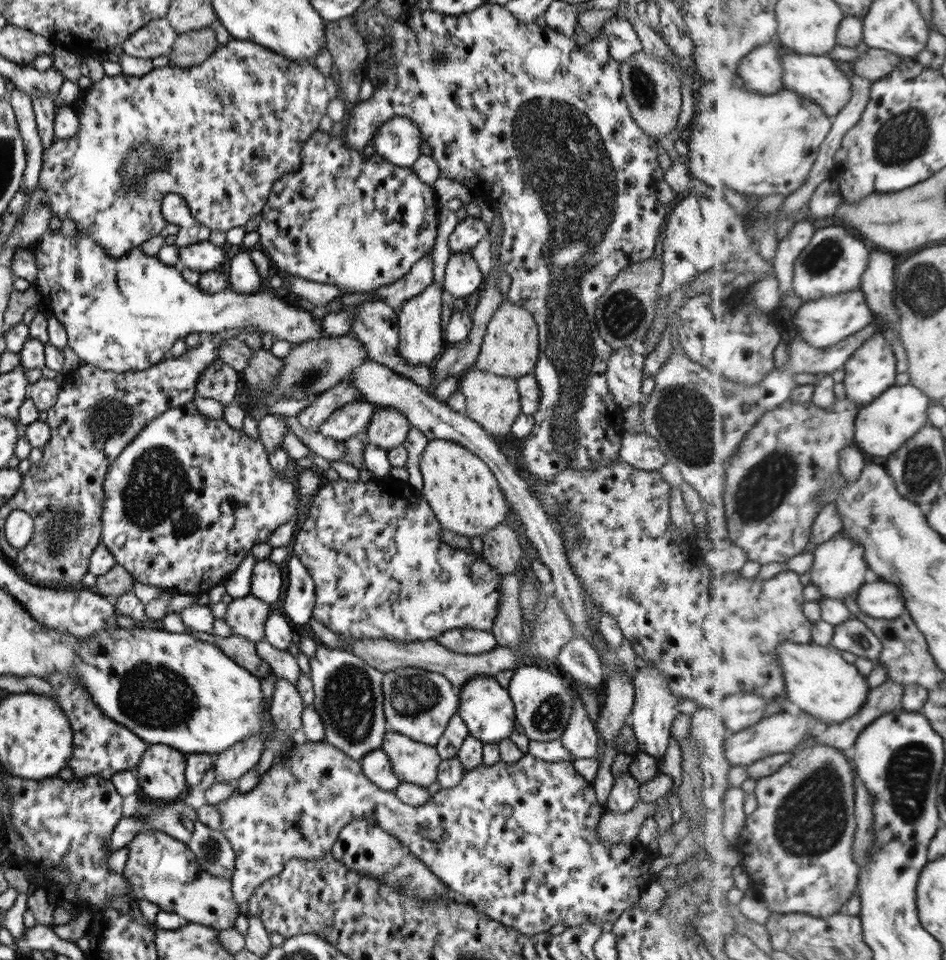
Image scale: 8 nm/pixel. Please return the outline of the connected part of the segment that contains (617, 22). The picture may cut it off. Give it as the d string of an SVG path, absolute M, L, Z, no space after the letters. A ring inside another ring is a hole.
M615 16L602 28L607 30L610 54L615 61L626 62L643 50L641 40L630 21Z

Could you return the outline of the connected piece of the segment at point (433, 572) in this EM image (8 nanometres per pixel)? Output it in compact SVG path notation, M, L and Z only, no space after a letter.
M392 476L374 478L367 482L339 478L319 487L305 503L307 504L308 517L300 526L300 530L296 532L292 550L294 555L302 561L302 564L305 564L306 570L310 573L315 584L316 606L312 619L322 623L326 629L348 639L385 639L410 643L437 639L441 634L452 629L492 631L494 620L498 616L498 606L500 606L498 590L502 574L486 563L480 554L476 555L471 550L460 550L444 542L441 537L442 526L435 517L434 511L423 497L422 492L417 491L408 480L401 481Z

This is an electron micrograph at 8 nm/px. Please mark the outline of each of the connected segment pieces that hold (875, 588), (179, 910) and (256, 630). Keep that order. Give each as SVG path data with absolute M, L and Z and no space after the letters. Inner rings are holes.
M881 579L876 583L866 583L859 592L858 602L866 615L890 622L909 612L902 589Z
M146 828L136 834L126 847L129 853L122 874L131 884L131 892L136 900L149 900L162 911L176 913L188 923L201 924L218 931L234 928L240 911L232 896L231 879L205 872L186 843L161 830Z
M252 595L228 599L227 602L224 620L232 629L233 635L246 638L252 643L265 639L264 624L270 616L270 610L274 610L273 604L268 605Z

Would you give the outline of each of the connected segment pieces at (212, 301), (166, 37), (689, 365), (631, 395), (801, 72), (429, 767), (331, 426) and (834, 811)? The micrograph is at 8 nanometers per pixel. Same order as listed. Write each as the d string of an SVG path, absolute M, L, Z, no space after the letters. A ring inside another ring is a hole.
M83 230L75 231L74 236L70 236L70 238L63 236L60 231L58 231L57 234L50 234L49 231L47 231L42 238L35 242L29 249L32 250L32 253L35 256L38 268L37 280L34 285L39 290L39 294L42 297L46 296L46 298L50 300L54 316L58 317L58 320L66 329L68 337L67 345L70 346L70 348L72 348L72 350L74 350L74 352L79 356L81 364L91 364L98 368L118 373L146 370L147 368L151 368L151 366L158 364L158 362L164 360L164 358L167 358L172 345L178 339L184 339L185 336L188 336L189 334L200 333L205 336L214 332L222 332L223 330L245 328L245 326L251 326L252 328L257 328L257 330L269 332L276 338L280 338L280 340L288 340L290 343L294 342L294 344L299 345L311 340L311 338L320 339L323 336L322 319L316 318L314 314L310 313L310 310L304 309L303 305L299 307L288 303L288 301L285 301L282 297L278 297L275 291L272 291L266 286L264 286L258 293L254 294L240 294L234 292L230 287L226 287L224 290L219 290L216 294L212 294L203 291L198 288L198 286L194 286L193 284L186 282L186 279L182 276L181 271L179 271L176 266L168 266L166 263L160 262L158 257L146 255L140 247L132 248L130 252L126 255L122 255L121 257L111 257L110 255L106 255L106 251L104 251L104 249L102 249L102 247L100 247L98 243L88 235L88 233L84 233Z
M166 17L147 22L122 44L127 55L152 60L170 54L175 46L178 32L170 26Z
M875 320L872 325L861 330L860 333L853 334L845 341L837 345L819 349L812 346L800 334L796 336L794 342L789 345L789 365L786 369L778 367L762 385L746 387L742 384L729 380L724 373L716 374L710 372L702 365L690 360L686 352L681 349L673 349L666 362L663 362L659 373L655 375L655 386L652 392L646 397L649 401L643 412L640 413L642 424L645 427L645 434L650 435L658 441L664 454L664 462L673 462L680 469L683 476L685 489L688 491L692 502L701 510L721 510L725 498L727 486L729 485L729 467L734 455L737 454L744 442L747 434L755 427L761 418L770 410L778 408L789 400L793 392L798 388L796 374L810 373L833 373L836 370L844 369L848 361L860 350L866 342L877 334L883 333L883 324Z
M630 347L613 351L608 361L606 380L614 402L627 412L633 404L642 403L645 357L635 354Z
M793 51L784 54L783 65L785 66L785 88L821 104L832 118L840 116L844 108L848 108L848 103L852 102L854 84L851 66L834 61L828 55L800 54Z
M388 730L381 749L388 755L394 774L402 781L421 787L436 782L438 765L442 760L435 746Z
M366 400L354 401L337 408L322 424L319 430L324 436L335 438L340 442L346 441L353 436L356 436L359 432L365 432L367 426L371 421L371 417L375 412L375 405L369 403Z
M813 736L806 737L793 751L791 761L772 776L766 776L760 781L760 788L757 789L759 798L759 809L749 815L747 825L744 832L741 832L739 844L736 846L732 856L738 864L738 871L743 877L743 880L748 883L752 890L758 891L761 897L769 902L773 912L788 913L812 913L818 918L831 917L833 914L843 912L846 904L854 896L861 882L861 868L854 860L854 843L855 836L858 830L857 819L857 776L855 768L850 762L849 756L838 747L819 743L815 741Z

